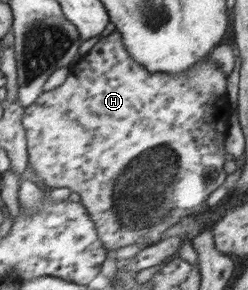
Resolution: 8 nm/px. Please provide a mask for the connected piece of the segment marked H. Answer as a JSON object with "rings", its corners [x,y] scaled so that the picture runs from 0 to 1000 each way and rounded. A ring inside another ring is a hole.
{"rings":[[[460,103],[431,128],[403,128],[367,169],[331,190],[323,210],[278,231],[278,255],[234,300],[177,307],[113,369],[97,369],[85,431],[105,479],[109,562],[121,566],[137,603],[206,655],[270,648],[282,662],[323,676],[319,700],[383,766],[399,828],[415,831],[419,859],[472,862],[480,852],[532,845],[532,838],[581,838],[589,848],[625,841],[677,783],[718,769],[758,734],[810,738],[823,731],[835,721],[831,686],[911,610],[895,590],[895,569],[903,569],[903,534],[911,534],[903,472],[911,472],[911,445],[919,445],[911,417],[919,417],[927,369],[919,369],[919,348],[895,341],[895,334],[911,334],[903,293],[911,293],[911,266],[895,259],[883,224],[851,203],[774,228],[750,252],[718,262],[677,248],[613,252],[597,245],[528,197],[496,155],[484,110]],[[823,507],[855,507],[839,555],[823,555]]]}

